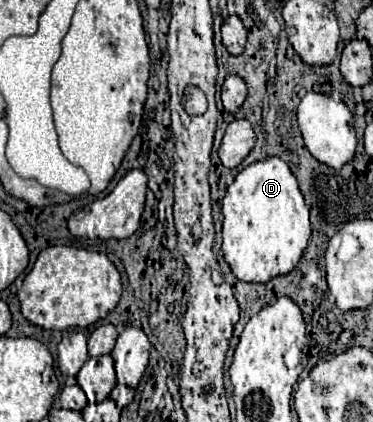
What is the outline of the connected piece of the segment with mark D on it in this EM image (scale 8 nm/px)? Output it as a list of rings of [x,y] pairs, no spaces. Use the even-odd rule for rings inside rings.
[[[269,156],[265,160],[253,162],[247,168],[243,168],[233,184],[227,188],[227,194],[223,198],[223,244],[221,252],[225,256],[225,262],[231,266],[233,274],[243,282],[269,282],[271,278],[279,274],[291,272],[301,254],[307,248],[307,242],[311,238],[311,226],[309,226],[309,208],[305,206],[303,194],[297,186],[297,178],[289,170],[287,162],[283,162],[277,156]]]

